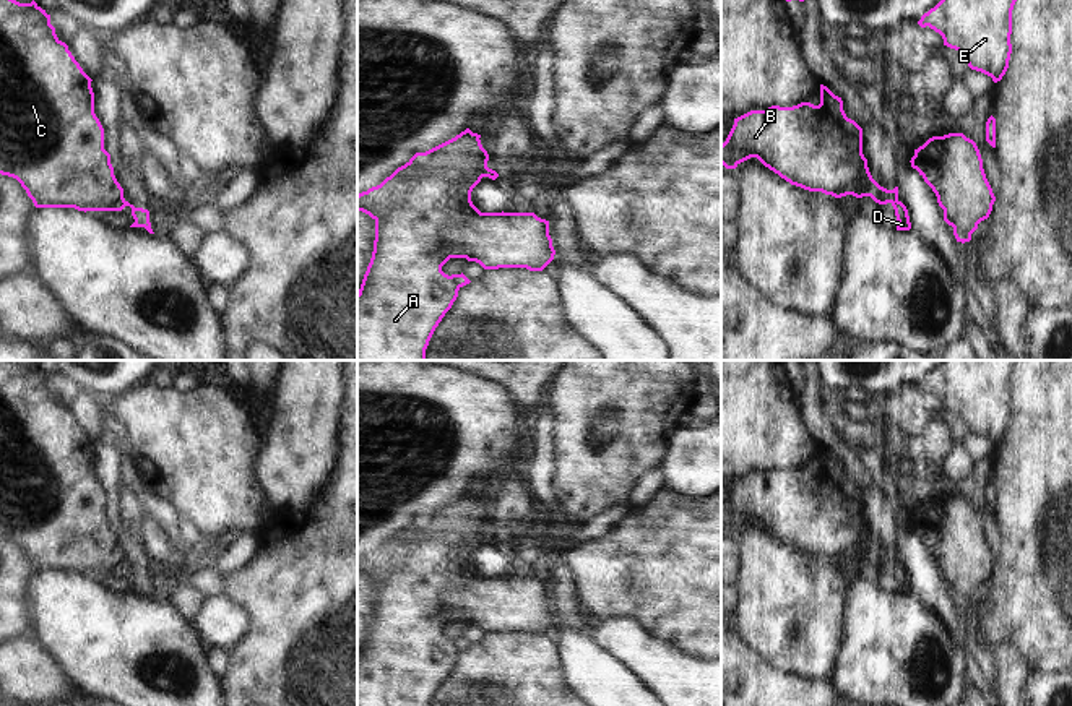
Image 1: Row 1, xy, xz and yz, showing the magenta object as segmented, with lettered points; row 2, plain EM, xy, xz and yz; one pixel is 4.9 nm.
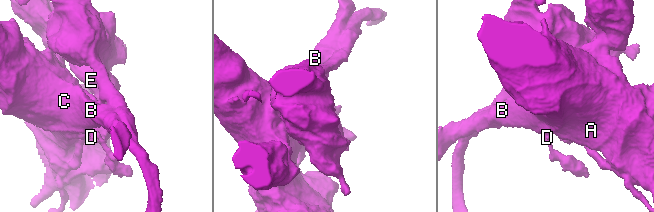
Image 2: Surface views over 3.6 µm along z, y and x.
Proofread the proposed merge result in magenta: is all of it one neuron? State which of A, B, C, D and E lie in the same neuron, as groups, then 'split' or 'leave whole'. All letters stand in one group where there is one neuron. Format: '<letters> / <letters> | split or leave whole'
A B C E / D | split

